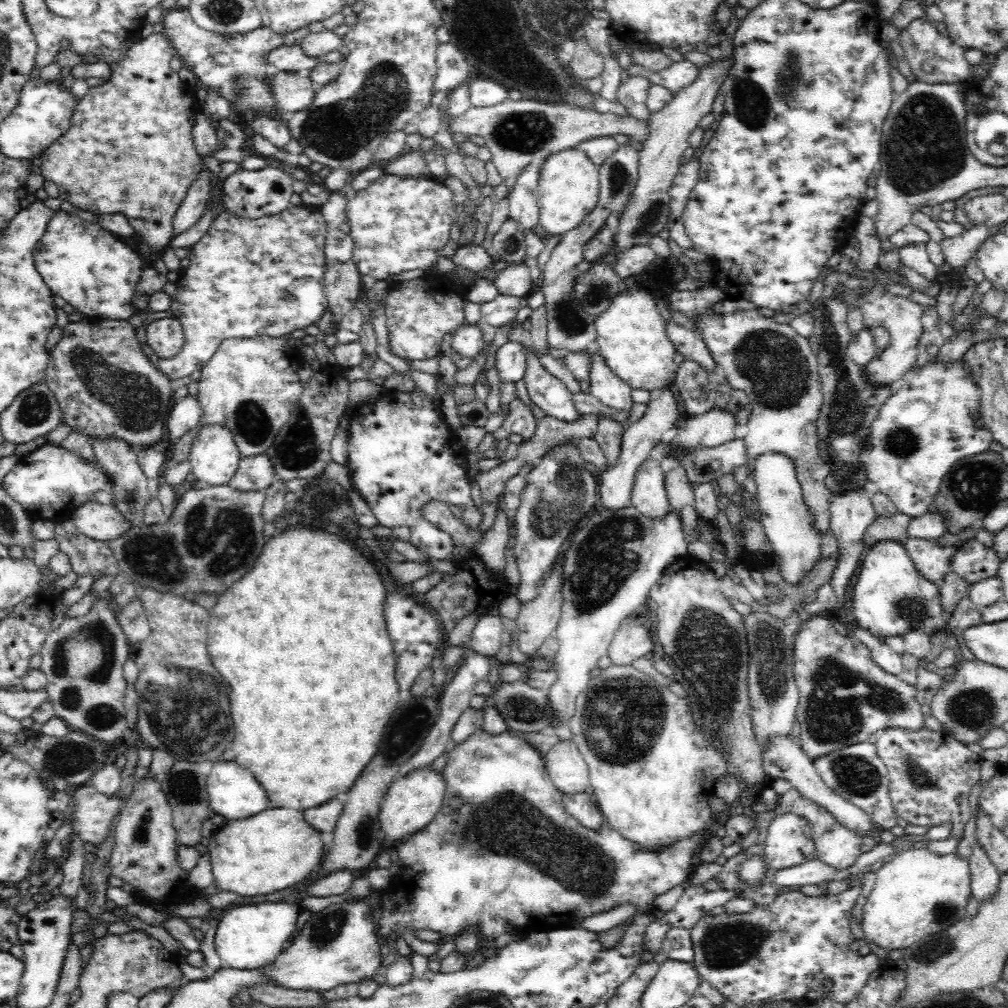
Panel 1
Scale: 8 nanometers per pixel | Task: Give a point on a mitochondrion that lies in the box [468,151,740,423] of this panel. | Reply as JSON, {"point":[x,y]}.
{"point":[570,322]}

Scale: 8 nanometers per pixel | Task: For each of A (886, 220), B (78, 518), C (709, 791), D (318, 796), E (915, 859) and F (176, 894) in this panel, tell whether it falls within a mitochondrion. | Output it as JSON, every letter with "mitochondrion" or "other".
{"A":"other","B":"other","C":"other","D":"other","E":"other","F":"other"}

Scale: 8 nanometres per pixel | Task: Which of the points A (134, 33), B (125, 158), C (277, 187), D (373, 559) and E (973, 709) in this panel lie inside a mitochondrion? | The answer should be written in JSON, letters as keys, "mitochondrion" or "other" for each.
{"A":"other","B":"mitochondrion","C":"other","D":"other","E":"mitochondrion"}

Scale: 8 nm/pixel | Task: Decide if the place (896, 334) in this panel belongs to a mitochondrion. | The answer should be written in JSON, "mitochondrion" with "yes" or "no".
{"mitochondrion":"no"}

